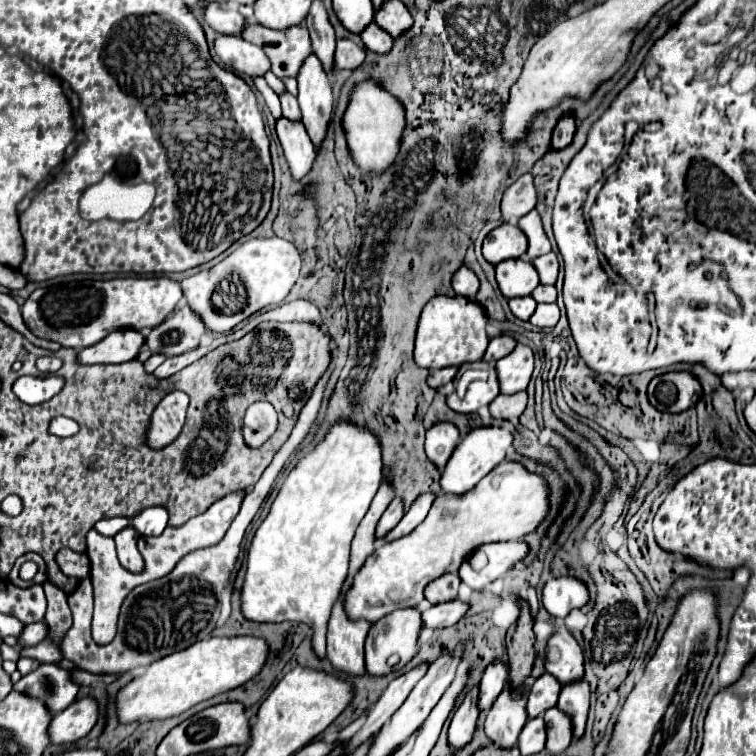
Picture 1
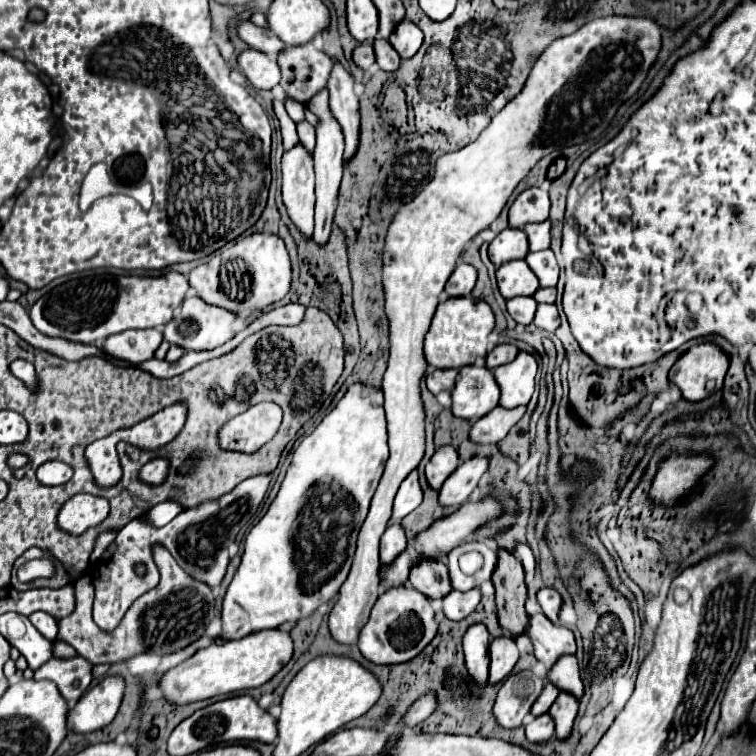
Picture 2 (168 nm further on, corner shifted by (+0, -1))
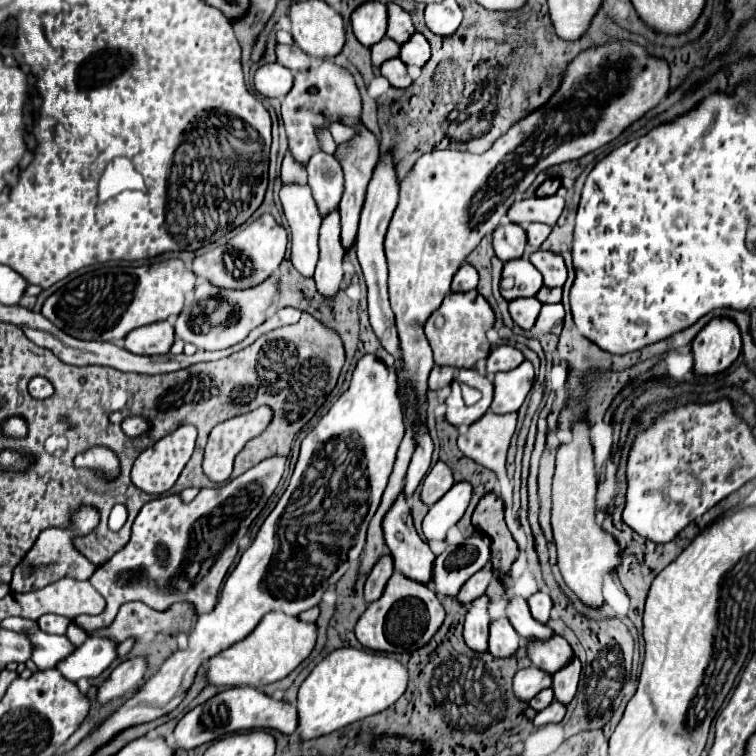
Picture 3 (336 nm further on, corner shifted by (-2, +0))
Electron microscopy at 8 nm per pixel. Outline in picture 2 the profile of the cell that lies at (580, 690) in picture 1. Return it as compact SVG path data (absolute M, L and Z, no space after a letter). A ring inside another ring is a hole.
M565 655L557 659L557 665L547 671L547 681L559 687L561 691L567 691L575 695L577 699L583 695L583 683L579 677L579 667L575 655Z

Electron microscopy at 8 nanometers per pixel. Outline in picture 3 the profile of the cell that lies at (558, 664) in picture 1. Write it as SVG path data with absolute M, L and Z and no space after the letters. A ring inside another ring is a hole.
M515 596L515 598L509 600L509 604L507 604L507 618L513 624L513 628L519 632L519 636L523 636L525 640L545 642L545 640L555 636L555 632L549 626L537 622L531 616L527 600L521 598L521 596Z

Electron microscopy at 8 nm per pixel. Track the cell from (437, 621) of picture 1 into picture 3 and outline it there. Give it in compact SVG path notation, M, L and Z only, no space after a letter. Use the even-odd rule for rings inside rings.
M487 564L487 568L479 570L475 576L471 576L471 580L467 580L467 584L463 584L463 588L457 594L457 600L461 604L471 604L475 598L483 596L491 576L493 576L493 568L491 568L491 564Z

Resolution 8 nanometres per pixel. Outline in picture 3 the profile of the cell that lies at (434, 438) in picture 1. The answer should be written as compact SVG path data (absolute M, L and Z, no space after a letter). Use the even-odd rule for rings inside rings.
M439 460L439 462L427 472L427 476L423 478L421 500L431 506L431 504L435 504L453 484L455 484L455 480L453 480L451 468Z

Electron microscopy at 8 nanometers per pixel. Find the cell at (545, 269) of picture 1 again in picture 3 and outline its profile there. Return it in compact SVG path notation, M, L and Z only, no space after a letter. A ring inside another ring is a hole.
M537 250L529 256L531 264L543 274L543 284L553 288L553 286L563 286L567 280L567 268L565 262L559 254L547 252L547 250Z

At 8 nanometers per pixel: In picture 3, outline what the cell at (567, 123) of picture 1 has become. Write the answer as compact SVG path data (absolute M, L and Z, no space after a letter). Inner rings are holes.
M547 178L539 188L537 188L537 196L551 196L561 188L561 178Z

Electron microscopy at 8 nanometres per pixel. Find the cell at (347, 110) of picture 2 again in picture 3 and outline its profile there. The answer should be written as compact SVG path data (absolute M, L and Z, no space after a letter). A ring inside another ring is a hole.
M359 120L355 126L355 136L343 144L337 146L335 158L339 160L341 168L343 168L343 180L345 180L345 190L341 196L341 204L339 204L339 212L341 212L341 244L345 248L349 248L355 242L357 236L357 226L359 226L359 214L365 202L365 194L367 194L367 186L369 180L373 176L373 170L377 166L379 160L379 140L377 136Z

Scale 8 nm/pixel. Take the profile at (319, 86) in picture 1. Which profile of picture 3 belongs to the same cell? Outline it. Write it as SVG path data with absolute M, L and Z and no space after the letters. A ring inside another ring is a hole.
M335 208L329 214L325 214L319 228L319 262L313 278L317 282L319 292L329 298L337 294L343 280L341 260L345 250L339 240L339 224L339 208Z

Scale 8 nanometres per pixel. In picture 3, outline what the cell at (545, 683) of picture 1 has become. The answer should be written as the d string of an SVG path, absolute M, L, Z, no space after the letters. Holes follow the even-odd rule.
M549 688L549 690L539 692L539 694L537 694L537 696L531 700L531 704L529 704L529 706L531 706L533 710L541 712L541 710L543 710L543 708L547 708L551 702L553 702L553 690Z

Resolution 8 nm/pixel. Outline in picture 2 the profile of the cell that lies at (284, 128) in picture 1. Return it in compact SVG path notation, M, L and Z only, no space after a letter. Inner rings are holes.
M303 145L283 155L283 203L293 225L311 239L314 231L315 172Z

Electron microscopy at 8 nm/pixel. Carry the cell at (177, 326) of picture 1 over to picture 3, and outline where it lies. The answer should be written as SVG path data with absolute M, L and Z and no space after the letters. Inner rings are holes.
M275 276L259 284L257 288L249 288L243 292L225 292L211 284L199 284L193 292L193 298L185 304L181 310L177 322L175 322L175 336L183 342L191 342L201 350L223 350L229 348L255 328L255 306L257 306L257 326L265 320L265 310L271 304L271 296L275 296ZM233 298L233 302L231 302Z

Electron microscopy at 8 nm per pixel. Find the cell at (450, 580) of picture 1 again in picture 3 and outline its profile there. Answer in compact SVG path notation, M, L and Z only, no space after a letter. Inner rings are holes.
M403 494L399 500L395 500L391 512L387 512L383 518L383 532L395 560L395 570L401 570L401 574L415 582L429 584L433 580L435 554L431 552L429 544L415 532L409 504Z

